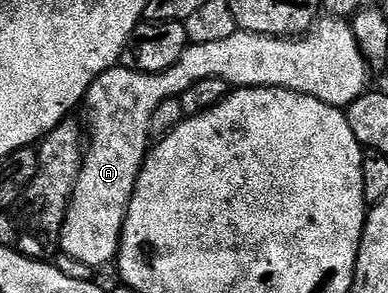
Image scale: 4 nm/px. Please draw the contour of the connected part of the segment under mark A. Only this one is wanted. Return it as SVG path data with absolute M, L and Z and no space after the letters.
M343 17L320 18L306 35L298 37L255 35L251 31L236 29L233 37L225 37L225 41L191 43L185 49L185 53L181 53L181 61L177 61L177 65L152 75L130 71L122 65L110 67L93 81L93 85L87 91L85 108L87 107L86 126L89 128L89 138L85 143L83 164L73 189L73 197L65 213L65 225L61 229L59 246L62 254L74 257L75 260L96 269L102 269L106 263L116 262L129 201L133 197L137 177L141 173L143 163L147 159L149 144L152 142L149 121L153 118L157 105L161 105L167 99L178 99L181 93L185 93L185 89L189 89L189 85L197 85L197 81L205 81L207 77L221 77L235 89L280 87L305 93L309 97L317 97L317 101L325 101L325 105L346 109L357 96L368 90L367 75L369 76L367 58L357 45L357 37L353 37L350 22Z

